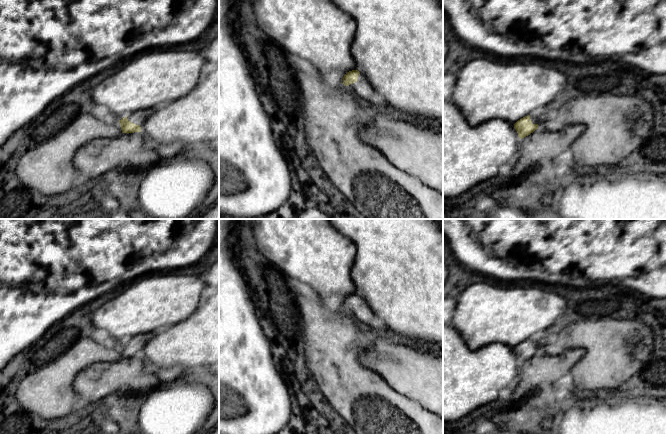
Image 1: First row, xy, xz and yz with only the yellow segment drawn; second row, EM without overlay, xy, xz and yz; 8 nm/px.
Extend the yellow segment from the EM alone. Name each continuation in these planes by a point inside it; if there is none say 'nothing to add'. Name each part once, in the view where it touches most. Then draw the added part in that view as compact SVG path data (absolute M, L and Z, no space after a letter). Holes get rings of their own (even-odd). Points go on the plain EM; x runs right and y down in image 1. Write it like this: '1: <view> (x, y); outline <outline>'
1: xy (139, 341); outline M155 332L136 335L134 337L129 338L127 340L127 343L136 349L139 349L142 353L142 350L144 349L145 345L152 339L154 335Z

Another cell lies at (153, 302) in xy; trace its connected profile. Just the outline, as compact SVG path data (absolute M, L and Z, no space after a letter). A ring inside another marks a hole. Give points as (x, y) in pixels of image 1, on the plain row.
M150 273L134 279L121 293L88 313L96 328L108 332L110 343L121 344L136 335L157 332L188 318L198 308L203 288L204 281L197 275Z

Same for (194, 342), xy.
M219 291L198 306L188 318L155 332L142 350L141 358L158 368L175 365L208 367L219 362Z

